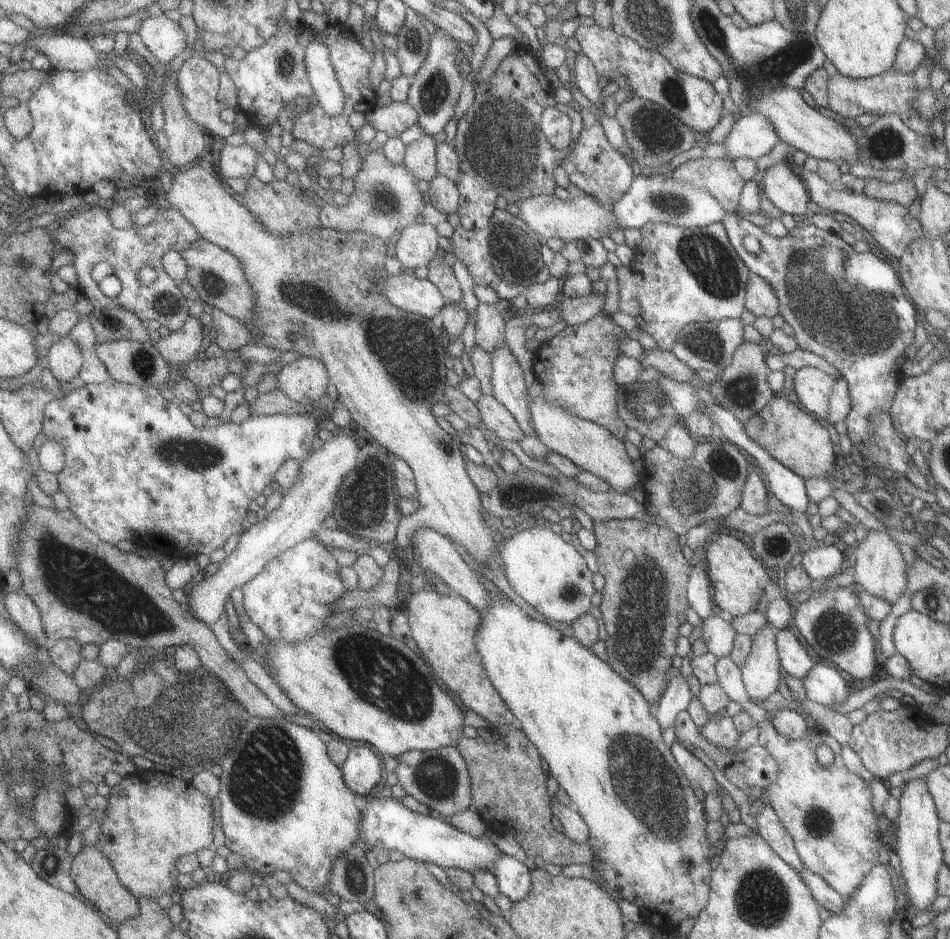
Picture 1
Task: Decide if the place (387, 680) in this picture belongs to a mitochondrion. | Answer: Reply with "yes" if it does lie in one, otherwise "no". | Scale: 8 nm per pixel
yes

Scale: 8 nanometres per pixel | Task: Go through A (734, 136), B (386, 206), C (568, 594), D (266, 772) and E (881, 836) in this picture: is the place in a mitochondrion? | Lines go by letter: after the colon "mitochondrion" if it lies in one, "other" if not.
A: other
B: mitochondrion
C: mitochondrion
D: mitochondrion
E: other

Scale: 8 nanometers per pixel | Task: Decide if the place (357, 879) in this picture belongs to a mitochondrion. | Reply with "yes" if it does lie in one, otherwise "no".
yes

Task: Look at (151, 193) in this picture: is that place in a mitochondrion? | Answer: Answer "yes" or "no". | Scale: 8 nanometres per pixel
no

